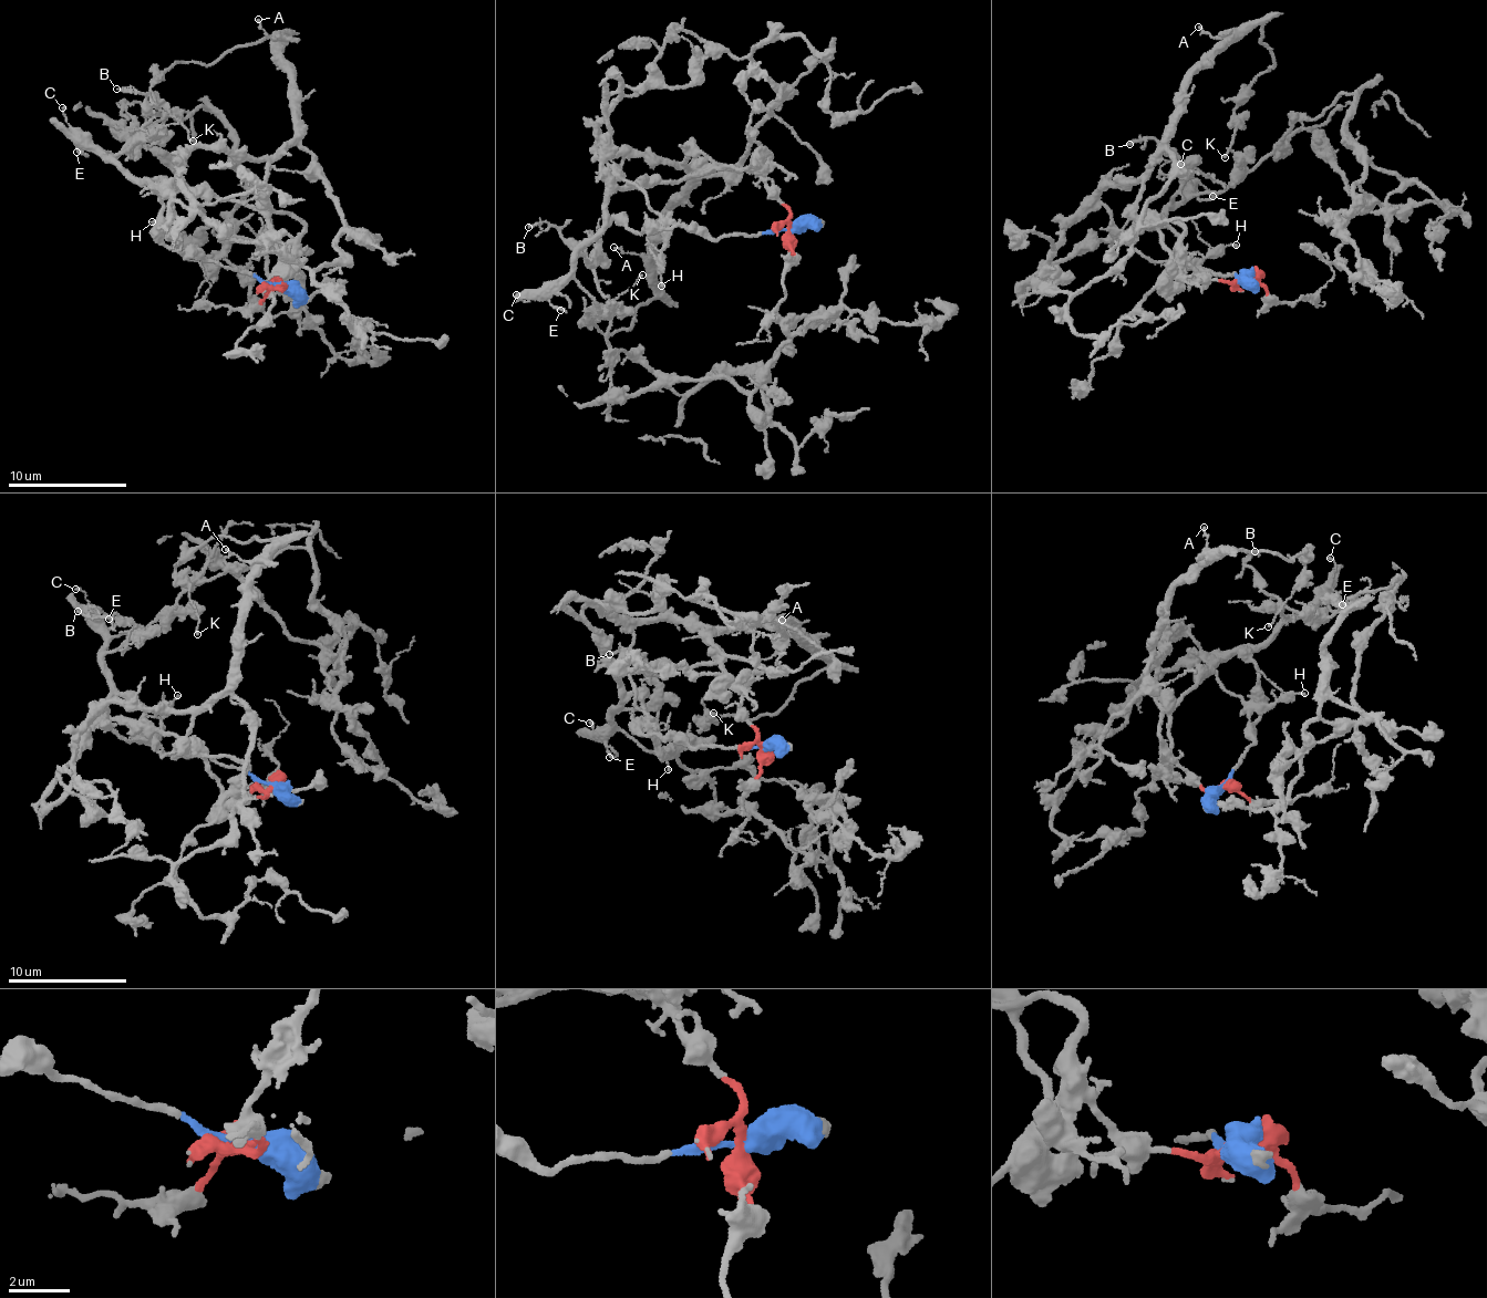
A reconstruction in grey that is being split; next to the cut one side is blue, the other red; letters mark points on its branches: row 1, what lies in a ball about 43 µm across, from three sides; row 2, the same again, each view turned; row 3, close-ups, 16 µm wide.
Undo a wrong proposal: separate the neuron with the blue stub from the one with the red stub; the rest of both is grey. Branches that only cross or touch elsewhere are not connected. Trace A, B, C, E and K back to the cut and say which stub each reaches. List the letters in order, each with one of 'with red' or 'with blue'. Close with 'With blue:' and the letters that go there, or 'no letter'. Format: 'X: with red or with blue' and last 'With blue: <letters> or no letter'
A: with red
B: with blue
C: with blue
E: with blue
K: with red
With blue: B, C, E

